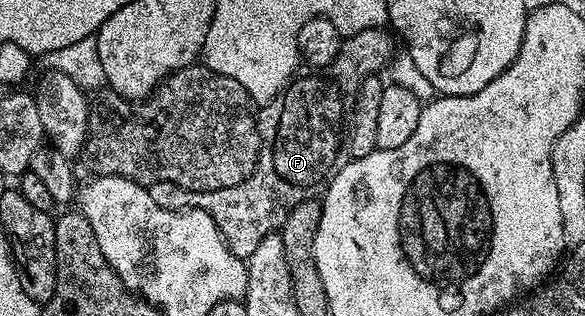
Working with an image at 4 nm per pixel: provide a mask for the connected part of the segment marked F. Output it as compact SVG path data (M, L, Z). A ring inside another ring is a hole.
M385 27L365 28L359 32L349 33L339 43L338 52L328 64L317 70L311 70L312 72L303 71L295 75L281 92L277 92L267 104L257 109L258 139L262 142L270 140L270 148L263 147L259 151L258 161L242 183L211 192L189 192L172 182L156 182L149 185L152 202L173 212L192 208L206 212L222 232L231 254L243 258L250 257L252 250L256 250L256 246L260 246L260 242L264 242L266 236L281 229L290 211L300 206L300 202L321 197L329 188L330 181L344 160L344 133L348 128L348 117L354 111L356 94L366 79L378 76L381 68L383 71L395 55L396 49L389 35L391 36L391 33Z

